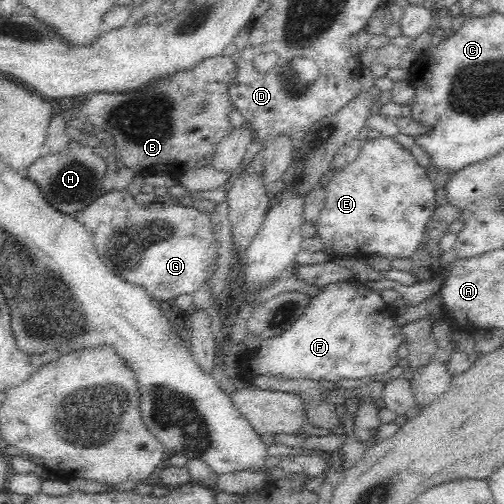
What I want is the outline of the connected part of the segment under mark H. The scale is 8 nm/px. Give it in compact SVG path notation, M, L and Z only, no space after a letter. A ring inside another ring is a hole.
M72 141L67 151L44 154L24 170L24 178L34 182L49 206L61 214L76 214L107 193L103 186L106 161L94 153L89 145Z

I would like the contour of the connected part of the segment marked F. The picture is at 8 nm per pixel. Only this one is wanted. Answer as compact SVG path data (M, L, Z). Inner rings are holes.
M338 281L326 285L320 294L312 298L304 315L296 320L285 332L274 338L261 340L259 348L247 352L236 364L237 376L252 381L260 376L277 379L312 379L336 382L342 378L360 380L374 374L384 374L396 366L399 360L398 346L405 340L401 330L390 318L387 304L380 292L362 287L362 282Z

